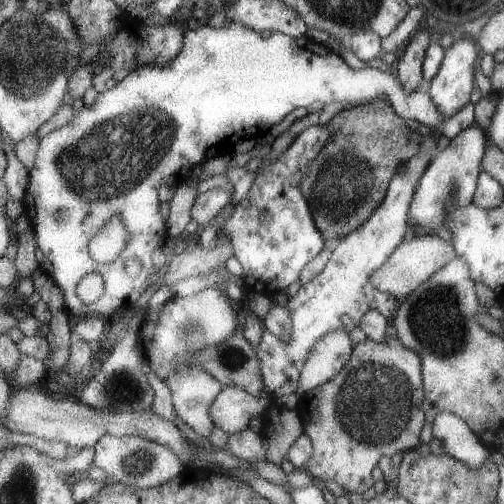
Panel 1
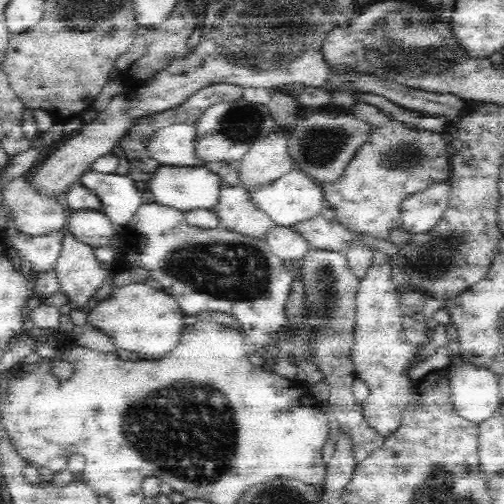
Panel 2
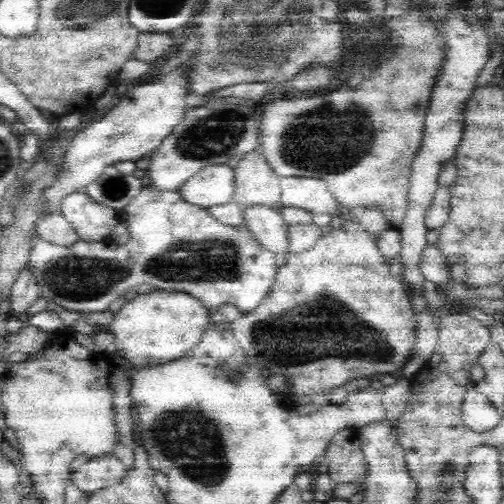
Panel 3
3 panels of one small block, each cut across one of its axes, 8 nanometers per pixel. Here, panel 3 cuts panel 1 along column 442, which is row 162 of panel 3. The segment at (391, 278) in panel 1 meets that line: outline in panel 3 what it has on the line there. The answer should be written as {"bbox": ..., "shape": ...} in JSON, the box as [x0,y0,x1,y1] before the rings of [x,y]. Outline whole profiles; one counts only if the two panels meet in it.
{"bbox":[234,146,282,208],"shape":[[[258,146],[254,152],[242,156],[240,164],[234,168],[234,200],[244,206],[266,206],[280,208],[282,200],[282,178],[270,168],[268,158]]]}

